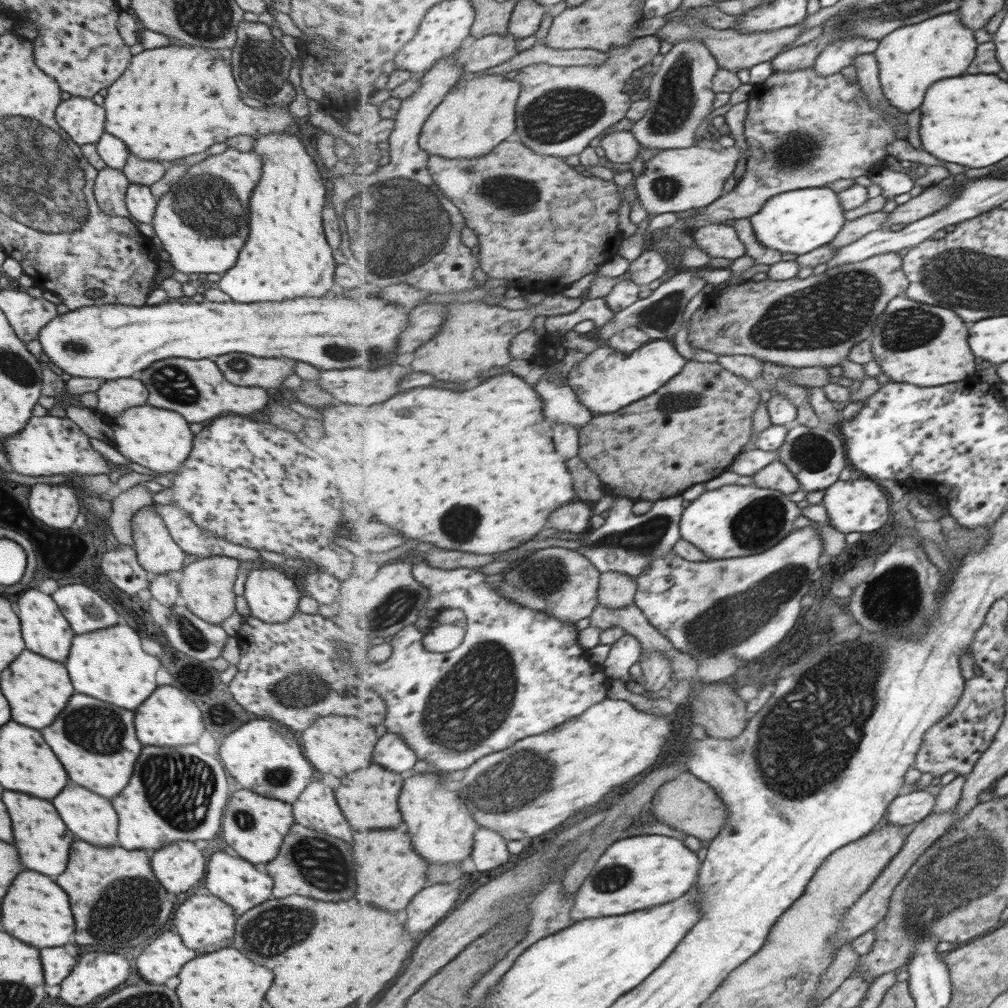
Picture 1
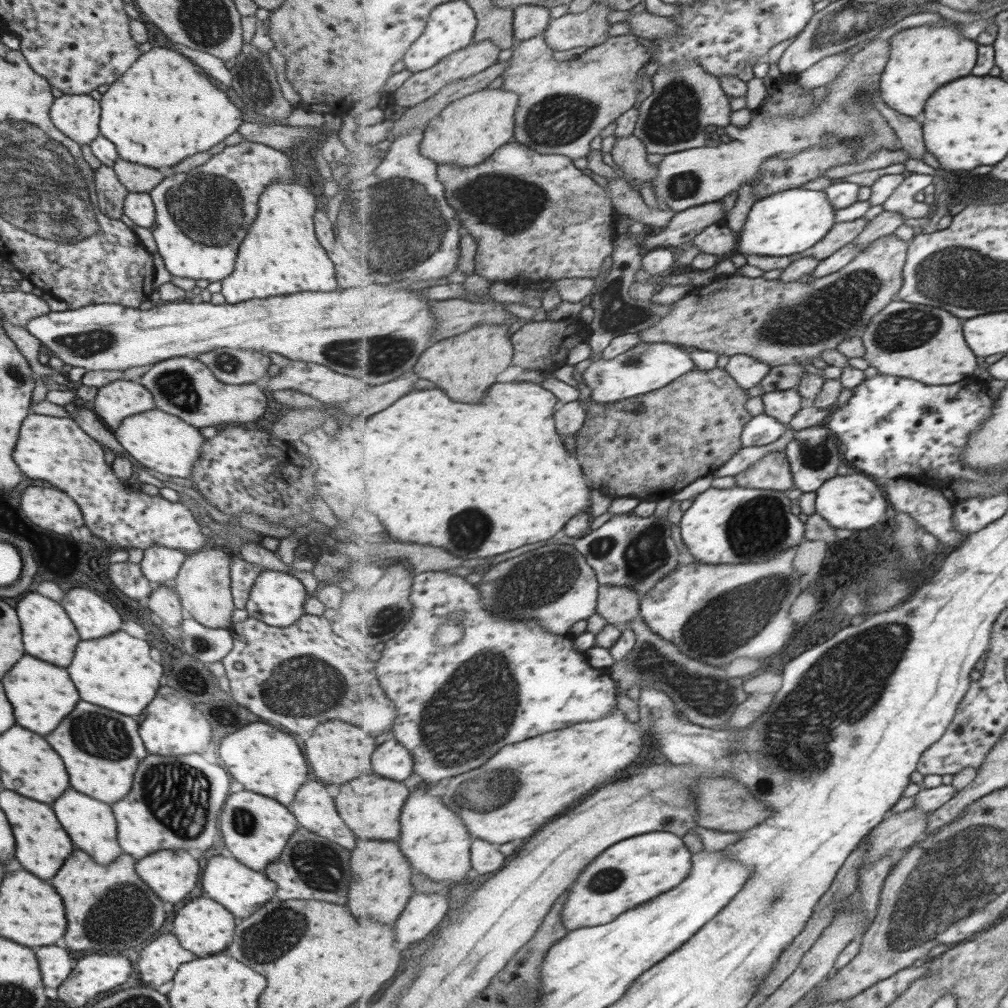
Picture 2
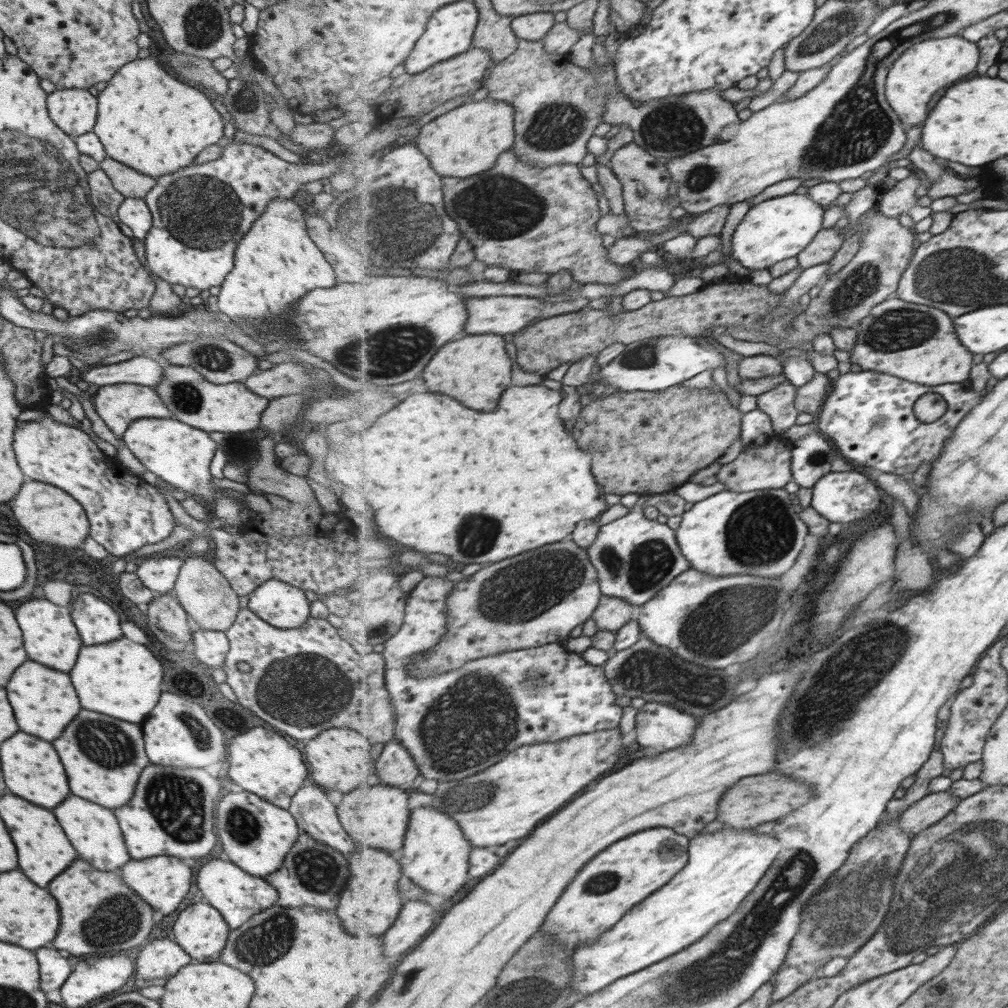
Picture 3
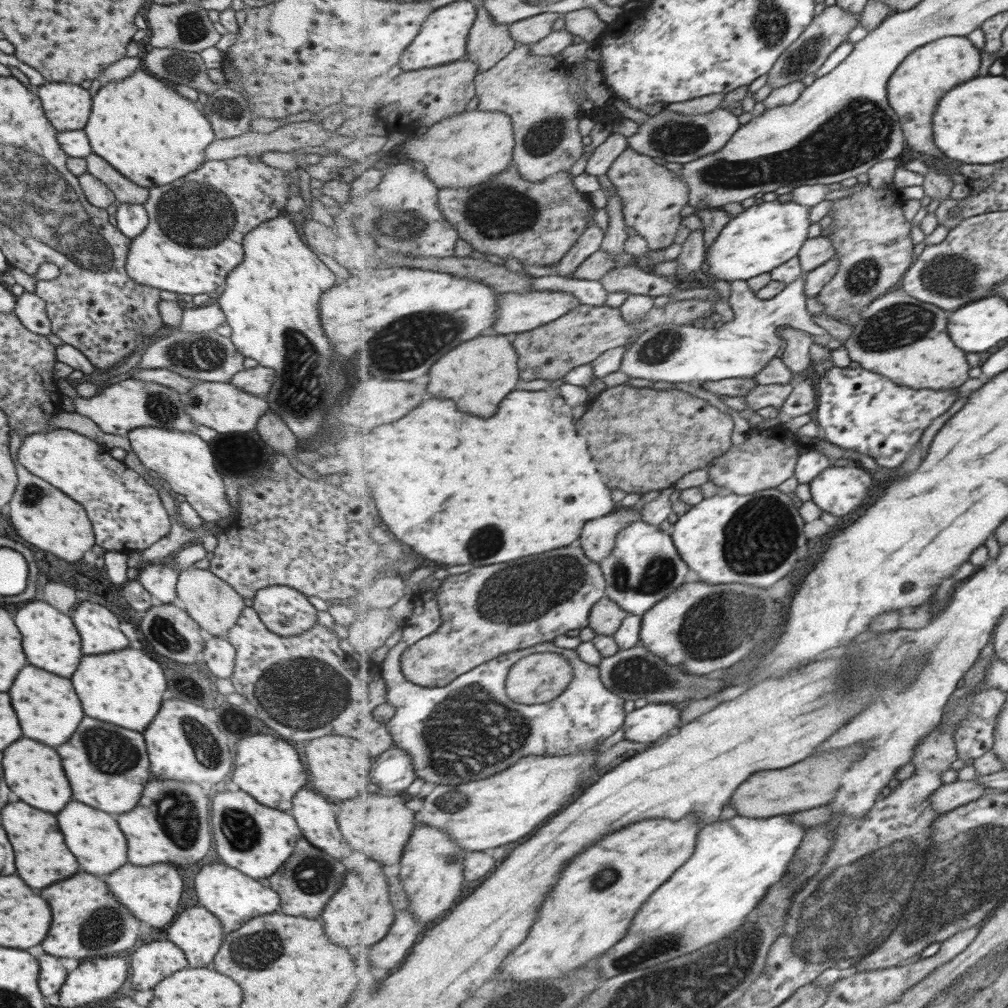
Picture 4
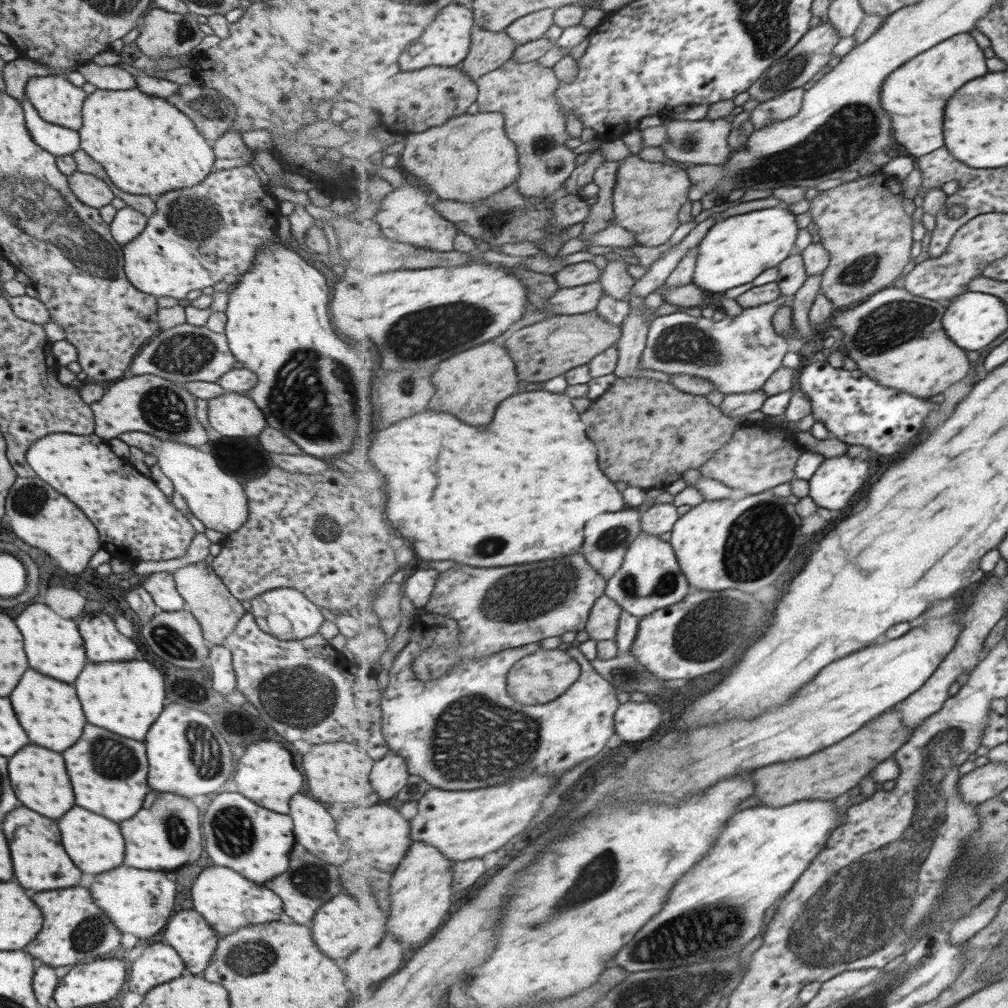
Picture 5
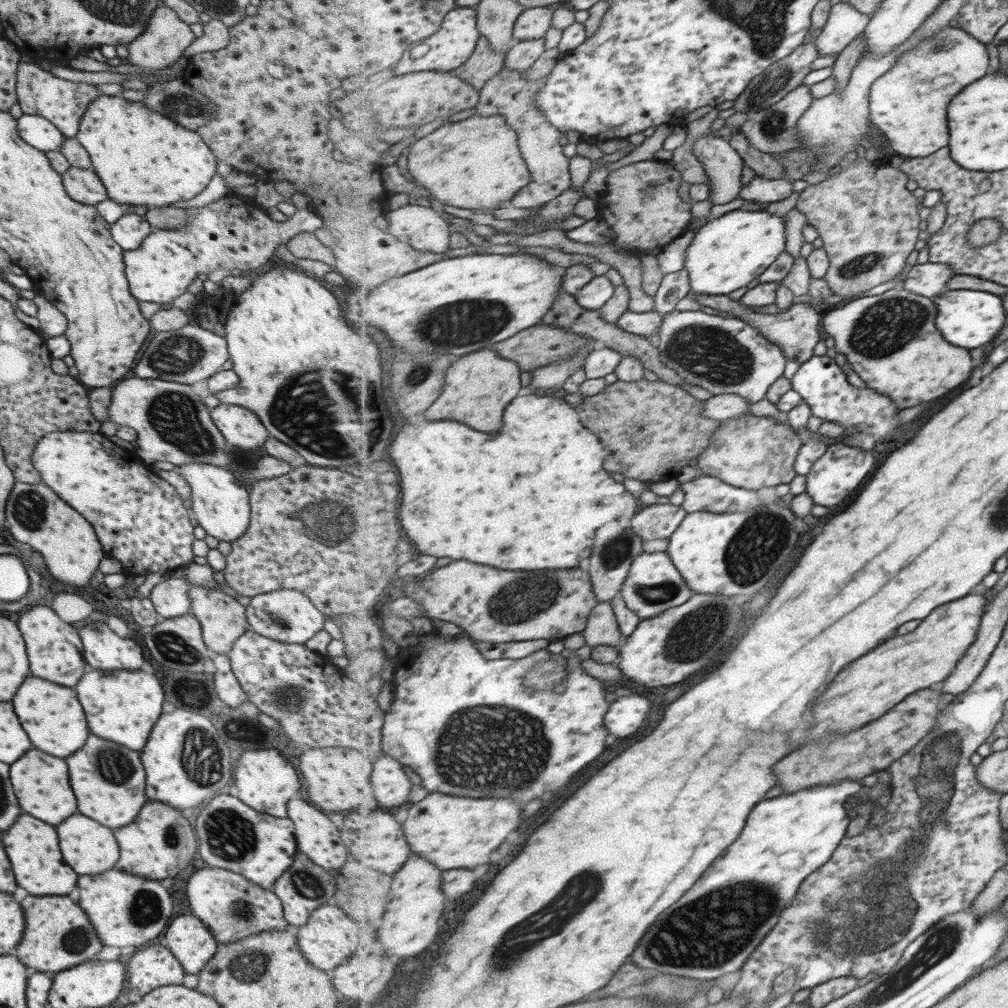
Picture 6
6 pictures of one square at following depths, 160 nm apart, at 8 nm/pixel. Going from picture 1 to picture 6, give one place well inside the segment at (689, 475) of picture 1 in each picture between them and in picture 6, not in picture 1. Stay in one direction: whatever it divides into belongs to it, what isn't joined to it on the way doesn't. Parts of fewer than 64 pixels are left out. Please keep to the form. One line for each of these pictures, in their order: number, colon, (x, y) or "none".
2: (651, 446)
3: (645, 442)
4: (646, 439)
5: (651, 433)
6: (660, 428)

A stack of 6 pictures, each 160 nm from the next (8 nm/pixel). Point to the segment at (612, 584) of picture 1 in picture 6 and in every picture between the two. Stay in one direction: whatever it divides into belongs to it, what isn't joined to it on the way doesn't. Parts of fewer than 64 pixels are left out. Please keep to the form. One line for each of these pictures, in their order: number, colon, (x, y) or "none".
2: (619, 605)
3: (613, 613)
4: (607, 616)
5: (604, 622)
6: (603, 628)

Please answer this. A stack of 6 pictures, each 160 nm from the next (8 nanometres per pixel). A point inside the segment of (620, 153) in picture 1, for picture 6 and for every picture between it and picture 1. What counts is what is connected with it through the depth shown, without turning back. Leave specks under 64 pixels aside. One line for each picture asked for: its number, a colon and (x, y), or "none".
2: (629, 153)
3: (646, 181)
4: (653, 196)
5: (648, 196)
6: (642, 204)

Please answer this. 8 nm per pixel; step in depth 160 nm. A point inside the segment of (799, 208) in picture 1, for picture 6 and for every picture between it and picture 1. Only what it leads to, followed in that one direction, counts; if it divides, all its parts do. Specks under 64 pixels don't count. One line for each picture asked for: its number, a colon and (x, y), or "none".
2: (789, 222)
3: (779, 228)
4: (766, 235)
5: (736, 251)
6: (729, 252)

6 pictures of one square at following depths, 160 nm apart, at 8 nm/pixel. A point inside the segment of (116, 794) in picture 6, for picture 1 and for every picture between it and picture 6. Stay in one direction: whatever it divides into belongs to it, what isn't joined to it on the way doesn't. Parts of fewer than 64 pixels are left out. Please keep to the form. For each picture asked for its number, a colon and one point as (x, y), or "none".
1: (94, 741)
2: (106, 776)
3: (108, 780)
4: (121, 752)
5: (115, 767)

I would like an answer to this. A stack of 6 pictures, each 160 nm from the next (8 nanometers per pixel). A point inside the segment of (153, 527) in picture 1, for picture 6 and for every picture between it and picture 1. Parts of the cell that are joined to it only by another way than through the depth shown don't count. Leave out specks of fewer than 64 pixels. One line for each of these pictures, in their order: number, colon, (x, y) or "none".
2: (159, 565)
3: (158, 574)
4: (159, 580)
5: (160, 585)
6: (169, 598)

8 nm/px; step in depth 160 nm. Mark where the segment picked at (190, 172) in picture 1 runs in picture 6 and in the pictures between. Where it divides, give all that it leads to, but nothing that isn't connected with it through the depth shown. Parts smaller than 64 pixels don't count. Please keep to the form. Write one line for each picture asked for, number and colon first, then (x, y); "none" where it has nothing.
2: (200, 216)
3: (199, 213)
4: (193, 238)
5: (198, 234)
6: (230, 233)

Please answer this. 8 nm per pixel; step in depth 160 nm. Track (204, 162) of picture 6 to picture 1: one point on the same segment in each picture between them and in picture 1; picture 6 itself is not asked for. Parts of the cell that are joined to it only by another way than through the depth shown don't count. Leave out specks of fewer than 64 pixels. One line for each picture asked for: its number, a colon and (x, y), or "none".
1: (173, 101)
2: (163, 109)
3: (147, 120)
4: (140, 125)
5: (146, 146)

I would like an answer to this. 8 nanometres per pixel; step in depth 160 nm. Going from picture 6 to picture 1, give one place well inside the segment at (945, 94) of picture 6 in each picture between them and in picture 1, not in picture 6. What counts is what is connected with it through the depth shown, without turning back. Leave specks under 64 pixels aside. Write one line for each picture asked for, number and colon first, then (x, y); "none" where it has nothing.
1: (912, 58)
2: (922, 59)
3: (935, 63)
4: (929, 72)
5: (915, 96)

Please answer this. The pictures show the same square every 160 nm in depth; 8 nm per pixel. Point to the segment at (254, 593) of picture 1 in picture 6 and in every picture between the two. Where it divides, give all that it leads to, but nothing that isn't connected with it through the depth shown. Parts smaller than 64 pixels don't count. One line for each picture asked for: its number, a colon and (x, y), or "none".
2: (276, 598)
3: (279, 604)
4: (284, 611)
5: (284, 613)
6: (288, 616)

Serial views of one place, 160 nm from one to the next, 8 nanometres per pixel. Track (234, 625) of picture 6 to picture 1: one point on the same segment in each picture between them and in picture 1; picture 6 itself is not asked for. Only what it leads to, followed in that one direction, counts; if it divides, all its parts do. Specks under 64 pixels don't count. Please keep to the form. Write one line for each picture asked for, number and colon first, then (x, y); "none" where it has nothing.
1: (206, 585)
2: (202, 583)
3: (203, 593)
4: (209, 601)
5: (205, 596)

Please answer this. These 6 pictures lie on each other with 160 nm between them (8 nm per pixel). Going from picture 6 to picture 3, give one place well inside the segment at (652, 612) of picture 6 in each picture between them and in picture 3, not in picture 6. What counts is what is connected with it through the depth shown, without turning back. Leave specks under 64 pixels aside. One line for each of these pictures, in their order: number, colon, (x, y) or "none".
3: (636, 557)
4: (645, 566)
5: (650, 578)

